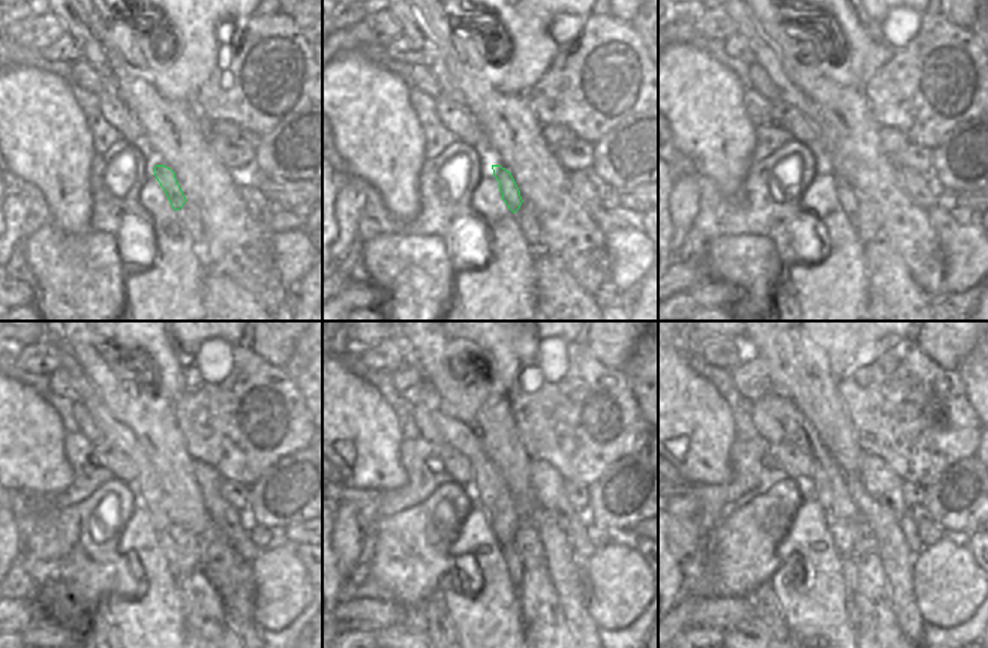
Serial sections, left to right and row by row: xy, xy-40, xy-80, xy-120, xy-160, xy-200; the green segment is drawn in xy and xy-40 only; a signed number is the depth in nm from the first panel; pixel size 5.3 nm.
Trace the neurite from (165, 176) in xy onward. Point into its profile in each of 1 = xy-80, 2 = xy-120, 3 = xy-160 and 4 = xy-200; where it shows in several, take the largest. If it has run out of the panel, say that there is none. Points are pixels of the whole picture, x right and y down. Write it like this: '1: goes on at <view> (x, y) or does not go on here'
1: goes on at xy-80 (847, 198)
2: goes on at xy-120 (168, 543)
3: goes on at xy-160 (513, 561)
4: goes on at xy-200 (847, 563)

